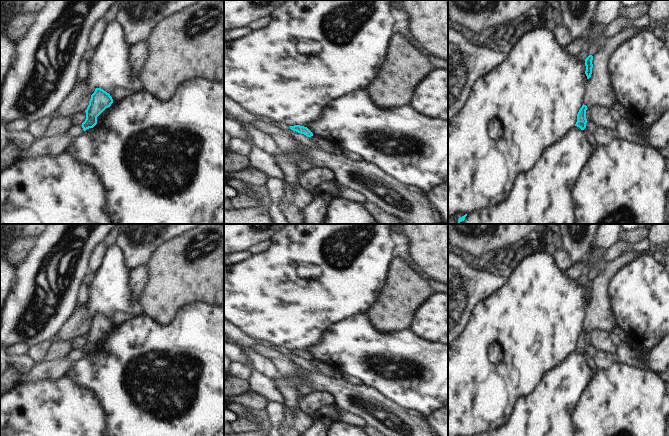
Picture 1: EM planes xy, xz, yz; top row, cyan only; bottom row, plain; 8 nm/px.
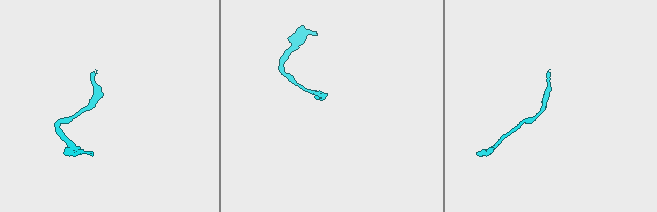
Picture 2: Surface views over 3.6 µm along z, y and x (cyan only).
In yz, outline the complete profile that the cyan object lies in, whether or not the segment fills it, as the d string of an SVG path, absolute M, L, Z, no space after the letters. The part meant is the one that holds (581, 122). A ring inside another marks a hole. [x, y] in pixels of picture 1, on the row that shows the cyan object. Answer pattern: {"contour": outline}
{"contour": "M583 104L577 114L577 122L575 126L579 127L581 130L584 130L586 128L586 123L587 123L586 110L587 109L588 109L587 106Z"}

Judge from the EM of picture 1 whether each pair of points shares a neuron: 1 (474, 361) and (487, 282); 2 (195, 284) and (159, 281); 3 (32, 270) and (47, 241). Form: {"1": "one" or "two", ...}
{"1": "two", "2": "one", "3": "one"}

